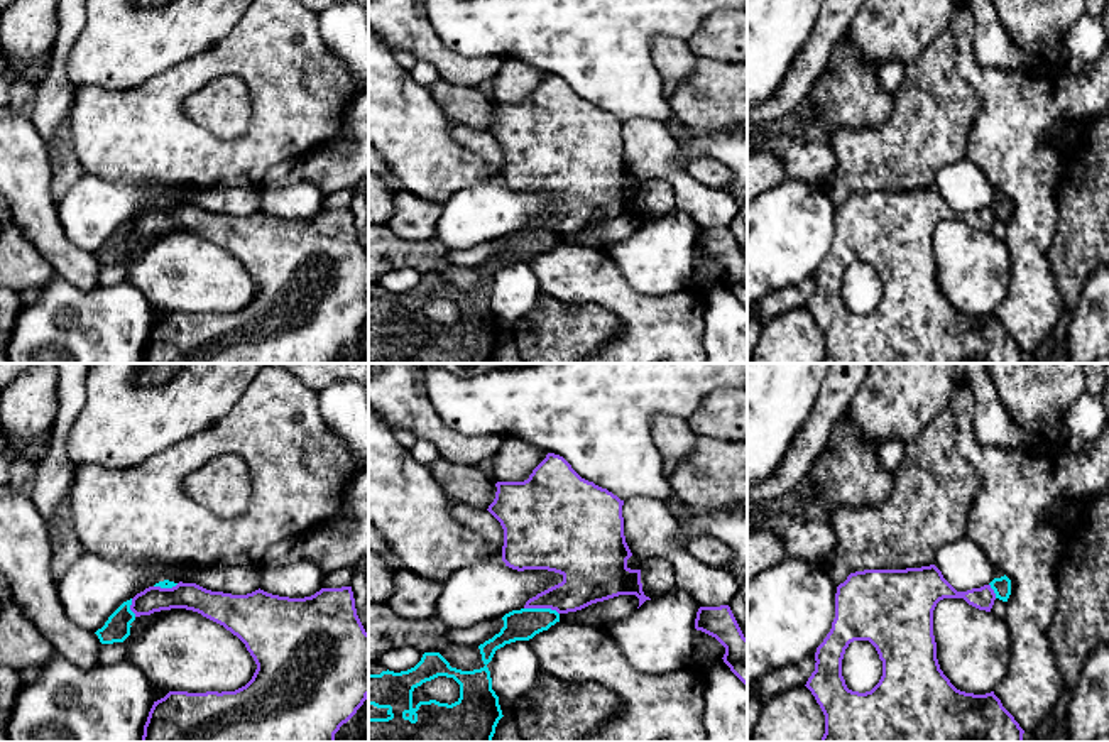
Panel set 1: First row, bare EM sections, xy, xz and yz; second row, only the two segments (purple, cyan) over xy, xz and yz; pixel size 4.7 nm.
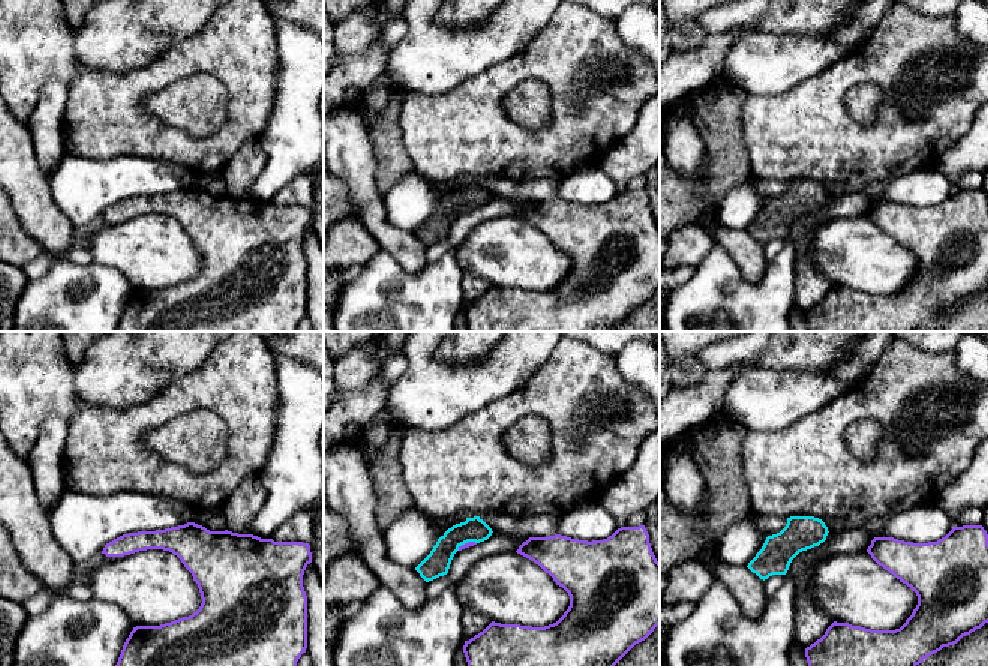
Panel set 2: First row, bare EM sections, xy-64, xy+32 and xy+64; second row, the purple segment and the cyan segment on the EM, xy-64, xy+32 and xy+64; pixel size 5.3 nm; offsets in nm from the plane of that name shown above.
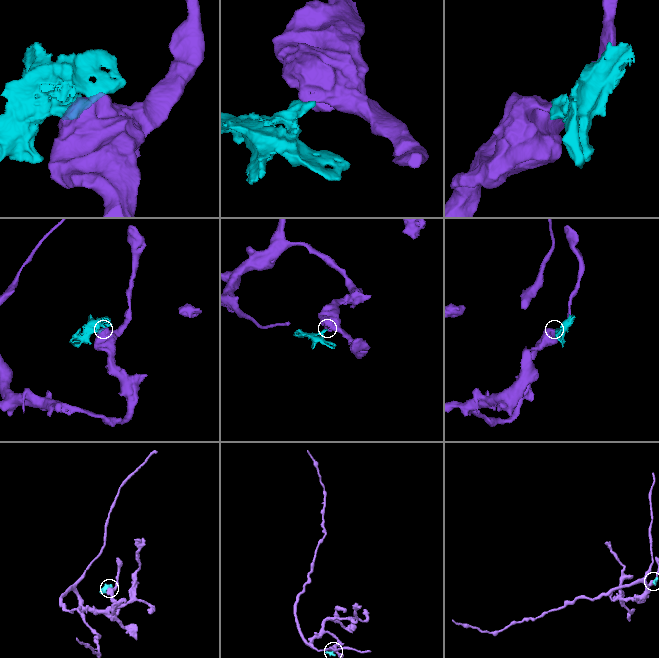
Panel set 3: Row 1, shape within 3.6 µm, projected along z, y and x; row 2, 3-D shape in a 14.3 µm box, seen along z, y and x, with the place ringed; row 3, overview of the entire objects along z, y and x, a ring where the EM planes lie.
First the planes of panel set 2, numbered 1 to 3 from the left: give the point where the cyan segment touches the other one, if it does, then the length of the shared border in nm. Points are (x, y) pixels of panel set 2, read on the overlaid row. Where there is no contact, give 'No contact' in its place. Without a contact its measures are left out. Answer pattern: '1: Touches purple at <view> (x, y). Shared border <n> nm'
1: No contact
2: Touches purple at xy+32 (468, 542). Shared border 110 nm
3: No contact

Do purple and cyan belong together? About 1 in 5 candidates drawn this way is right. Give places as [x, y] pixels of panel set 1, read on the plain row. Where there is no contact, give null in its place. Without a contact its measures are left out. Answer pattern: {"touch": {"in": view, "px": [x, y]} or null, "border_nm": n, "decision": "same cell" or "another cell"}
{"touch": {"in": "xz", "px": [541, 229]}, "border_nm": 170, "decision": "another cell"}

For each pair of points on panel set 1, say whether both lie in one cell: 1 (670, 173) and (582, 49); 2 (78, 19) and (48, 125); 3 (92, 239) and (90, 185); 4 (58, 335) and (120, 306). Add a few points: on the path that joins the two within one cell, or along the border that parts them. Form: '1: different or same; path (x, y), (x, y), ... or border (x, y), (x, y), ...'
1: different; border (665, 120), (629, 119), (624, 124)
2: same; path (61, 46), (54, 98)
3: same; path (90, 225), (90, 198)
4: same; path (73, 335), (92, 335), (105, 321)

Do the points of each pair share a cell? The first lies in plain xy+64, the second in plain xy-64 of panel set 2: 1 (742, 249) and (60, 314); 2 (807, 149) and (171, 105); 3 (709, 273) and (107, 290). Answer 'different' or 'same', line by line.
1: different
2: different
3: same

